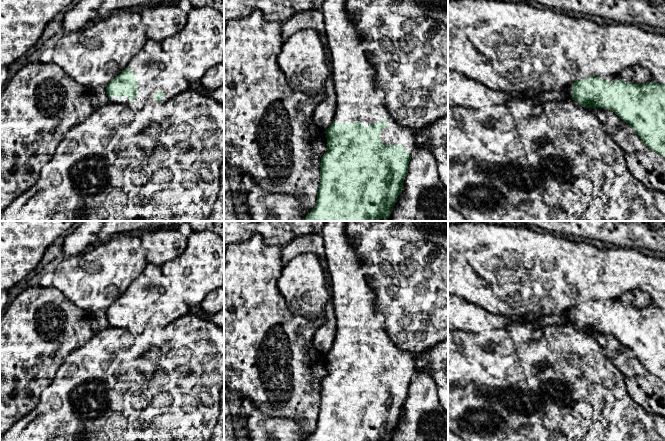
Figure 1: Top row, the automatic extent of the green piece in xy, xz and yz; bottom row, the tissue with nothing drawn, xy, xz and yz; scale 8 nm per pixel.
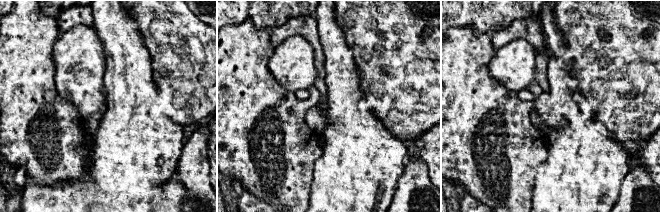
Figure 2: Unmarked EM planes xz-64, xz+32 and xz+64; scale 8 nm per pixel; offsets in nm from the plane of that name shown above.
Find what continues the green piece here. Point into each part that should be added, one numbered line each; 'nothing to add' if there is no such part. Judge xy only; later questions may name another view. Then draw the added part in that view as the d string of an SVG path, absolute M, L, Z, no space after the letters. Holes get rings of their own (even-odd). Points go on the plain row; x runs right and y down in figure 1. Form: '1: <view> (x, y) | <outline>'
1: xy (156, 294) | M148 263L139 277L129 285L125 292L135 297L136 306L139 308L137 320L130 326L128 319L121 323L115 319L109 324L109 327L123 328L133 335L139 335L156 328L164 328L190 311L190 307L183 300L181 280L174 274L166 275L161 270L161 266ZM158 316L165 318L160 325L157 325L156 322L153 321Z

